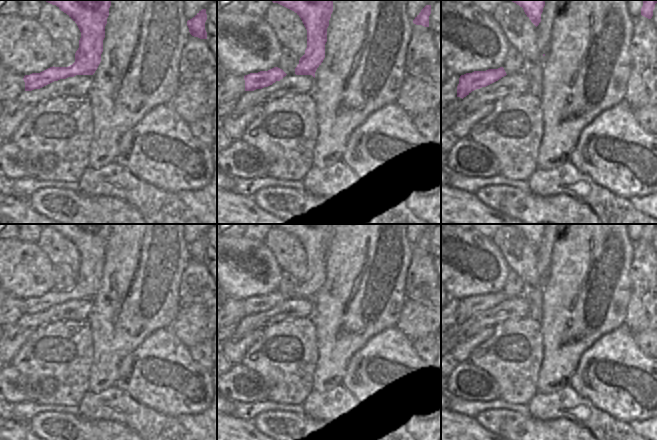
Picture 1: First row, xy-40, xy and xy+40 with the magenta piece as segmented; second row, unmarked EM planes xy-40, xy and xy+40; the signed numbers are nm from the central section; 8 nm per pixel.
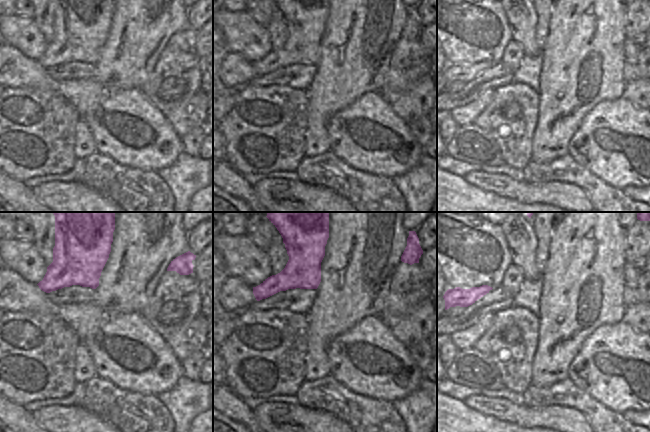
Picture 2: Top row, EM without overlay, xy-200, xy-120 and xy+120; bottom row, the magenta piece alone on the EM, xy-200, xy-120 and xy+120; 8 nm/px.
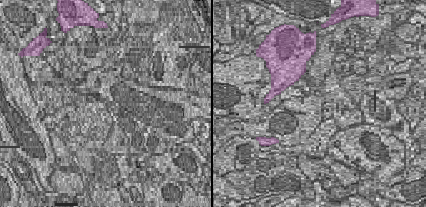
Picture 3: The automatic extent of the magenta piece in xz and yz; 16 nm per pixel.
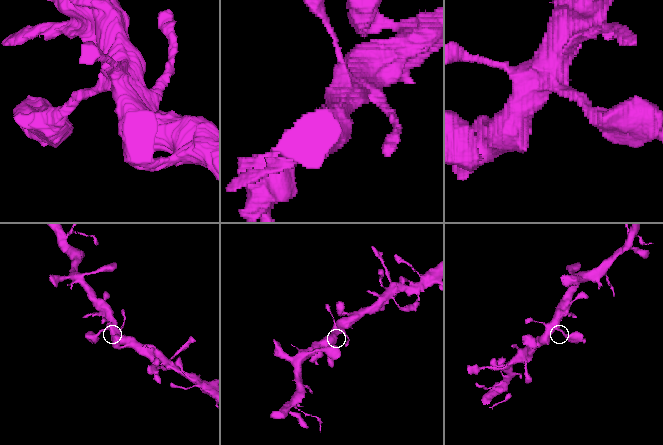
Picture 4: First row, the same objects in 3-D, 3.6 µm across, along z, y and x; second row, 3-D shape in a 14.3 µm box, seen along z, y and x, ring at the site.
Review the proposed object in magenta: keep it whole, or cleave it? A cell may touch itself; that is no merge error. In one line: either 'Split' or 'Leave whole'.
Leave whole.

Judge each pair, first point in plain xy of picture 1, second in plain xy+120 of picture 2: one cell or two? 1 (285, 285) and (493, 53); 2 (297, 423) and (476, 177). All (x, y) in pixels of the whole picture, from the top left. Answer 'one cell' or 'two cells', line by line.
1: two cells
2: one cell

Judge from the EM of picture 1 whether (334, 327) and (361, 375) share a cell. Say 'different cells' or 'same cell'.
different cells

